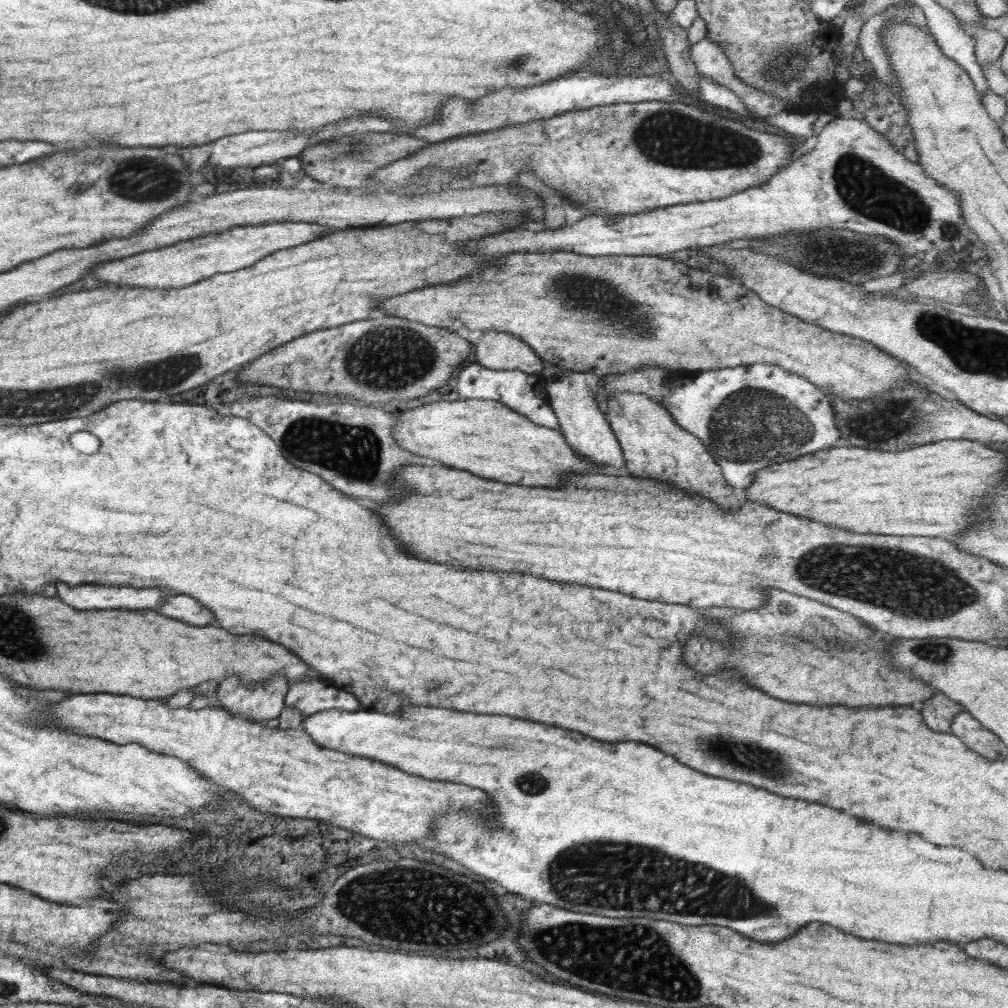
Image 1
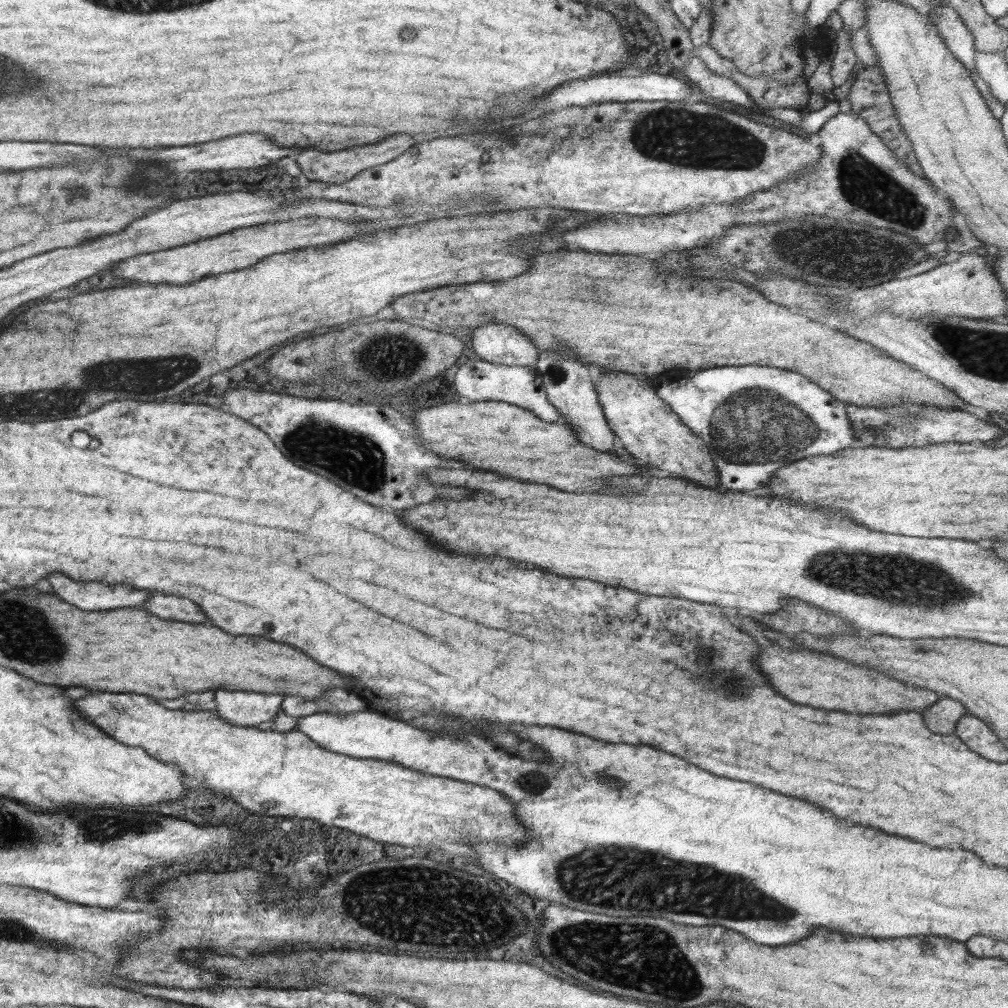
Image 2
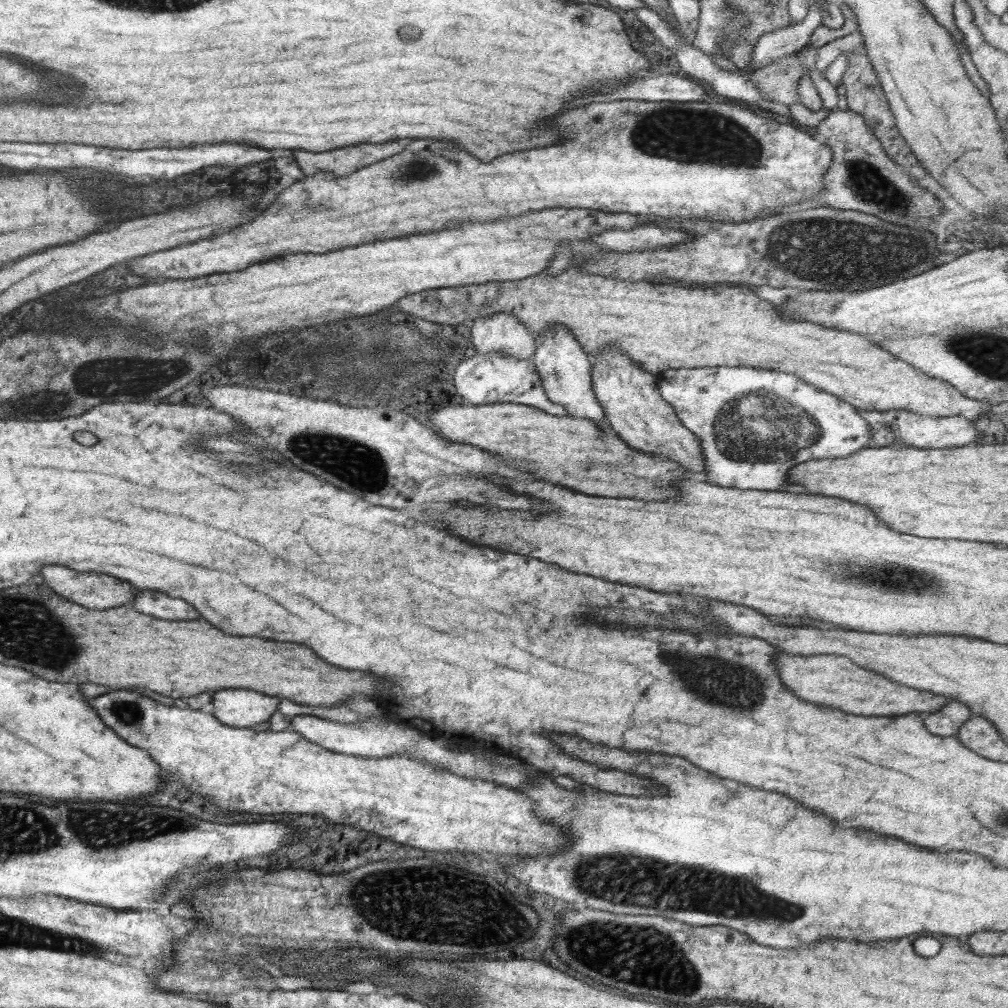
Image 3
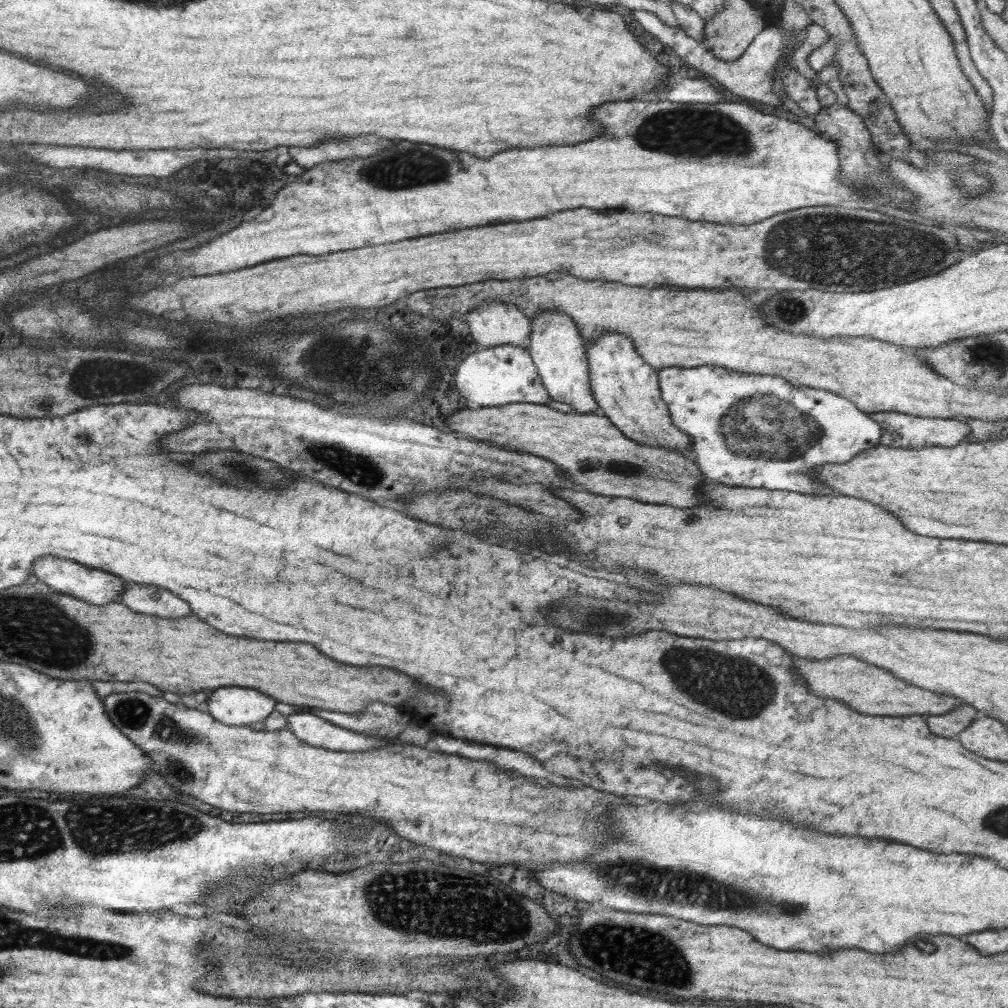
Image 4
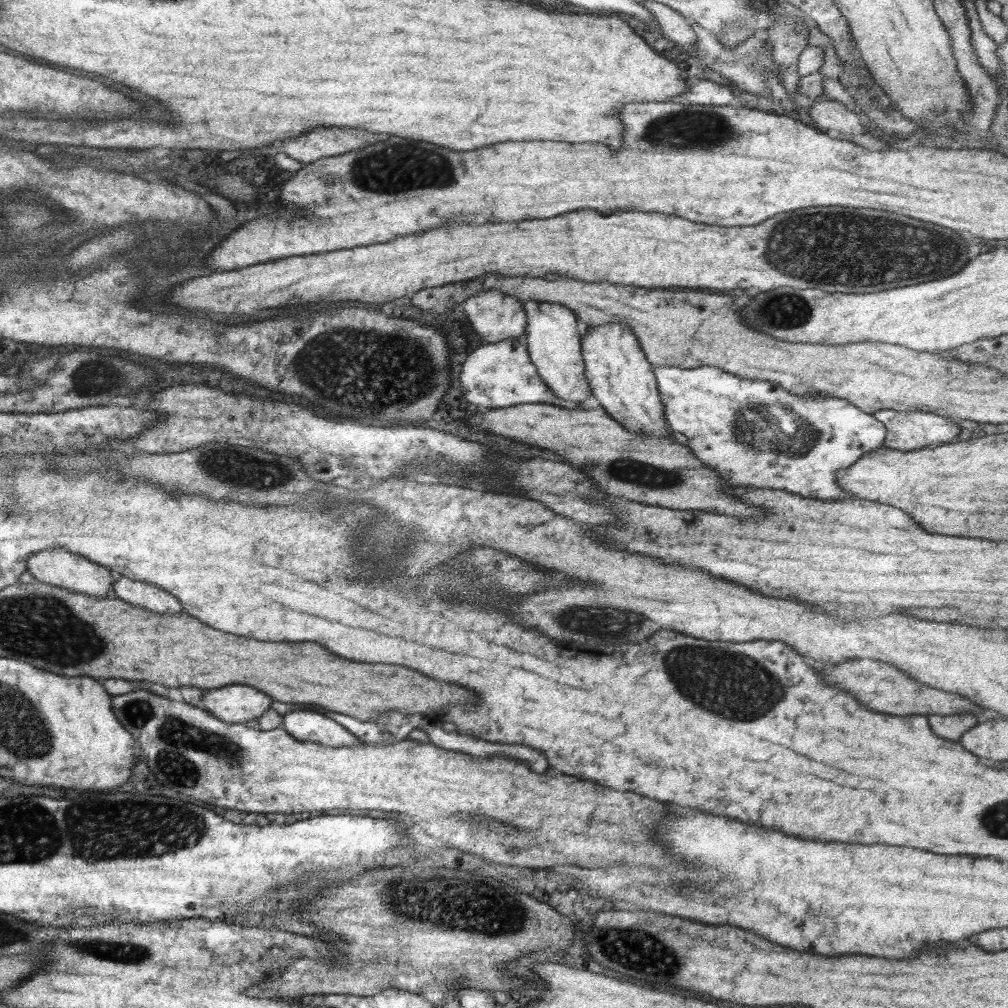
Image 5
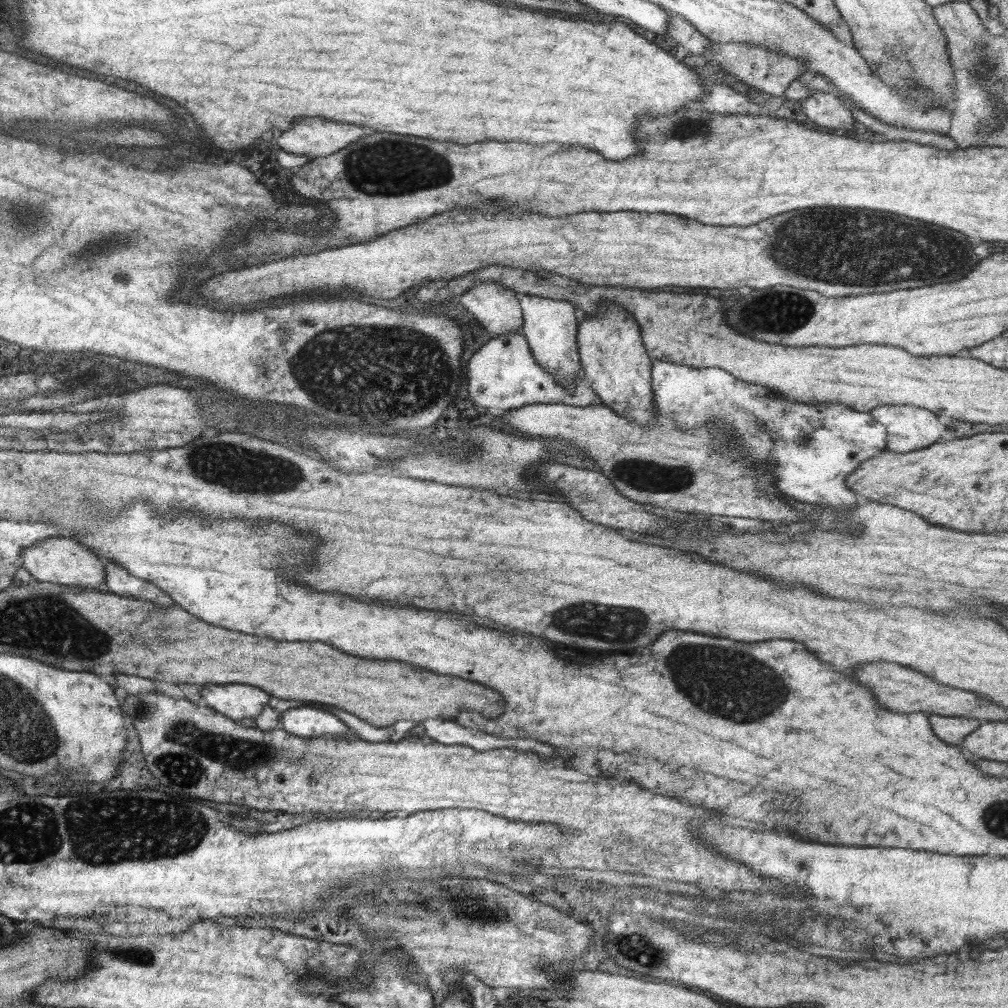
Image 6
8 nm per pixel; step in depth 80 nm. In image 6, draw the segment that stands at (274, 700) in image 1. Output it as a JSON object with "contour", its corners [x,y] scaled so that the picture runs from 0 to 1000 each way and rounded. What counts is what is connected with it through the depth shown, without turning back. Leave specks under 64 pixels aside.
{"contour":[[[206,679],[200,683],[204,700],[238,716],[240,712],[253,712],[266,700],[268,688],[252,681],[236,679]]]}

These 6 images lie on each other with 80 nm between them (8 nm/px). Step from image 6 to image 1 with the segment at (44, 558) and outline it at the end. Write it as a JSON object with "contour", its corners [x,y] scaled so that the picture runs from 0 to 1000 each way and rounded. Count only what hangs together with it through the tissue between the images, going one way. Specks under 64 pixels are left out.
{"contour":[[[58,577],[58,593],[73,603],[125,603],[156,605],[163,595],[163,587],[155,583],[129,583],[129,581],[105,581],[97,578],[84,578],[69,582]]]}

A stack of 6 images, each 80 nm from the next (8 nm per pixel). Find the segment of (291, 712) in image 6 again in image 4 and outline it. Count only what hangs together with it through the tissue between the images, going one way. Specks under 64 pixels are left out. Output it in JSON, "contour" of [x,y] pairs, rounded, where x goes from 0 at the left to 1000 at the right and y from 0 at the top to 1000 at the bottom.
{"contour":[[[309,707],[289,708],[285,711],[284,722],[308,740],[339,744],[339,746],[364,746],[368,742],[378,742],[393,737],[333,720]]]}

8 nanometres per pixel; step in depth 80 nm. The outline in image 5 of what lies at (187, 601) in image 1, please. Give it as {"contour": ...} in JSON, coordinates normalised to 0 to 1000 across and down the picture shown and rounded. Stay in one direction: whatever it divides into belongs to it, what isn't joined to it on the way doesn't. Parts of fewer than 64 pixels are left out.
{"contour":[[[119,573],[111,580],[110,589],[123,597],[128,597],[131,601],[145,603],[149,607],[159,607],[159,609],[181,607],[181,601],[173,591],[145,577],[133,577],[127,573]]]}

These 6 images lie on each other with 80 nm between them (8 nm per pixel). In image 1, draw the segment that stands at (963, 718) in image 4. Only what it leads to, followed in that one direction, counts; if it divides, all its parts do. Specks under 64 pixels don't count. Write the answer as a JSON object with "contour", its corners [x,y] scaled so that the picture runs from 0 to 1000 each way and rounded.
{"contour":[[[930,687],[916,696],[915,710],[927,726],[942,727],[945,712],[957,702],[943,692]]]}

